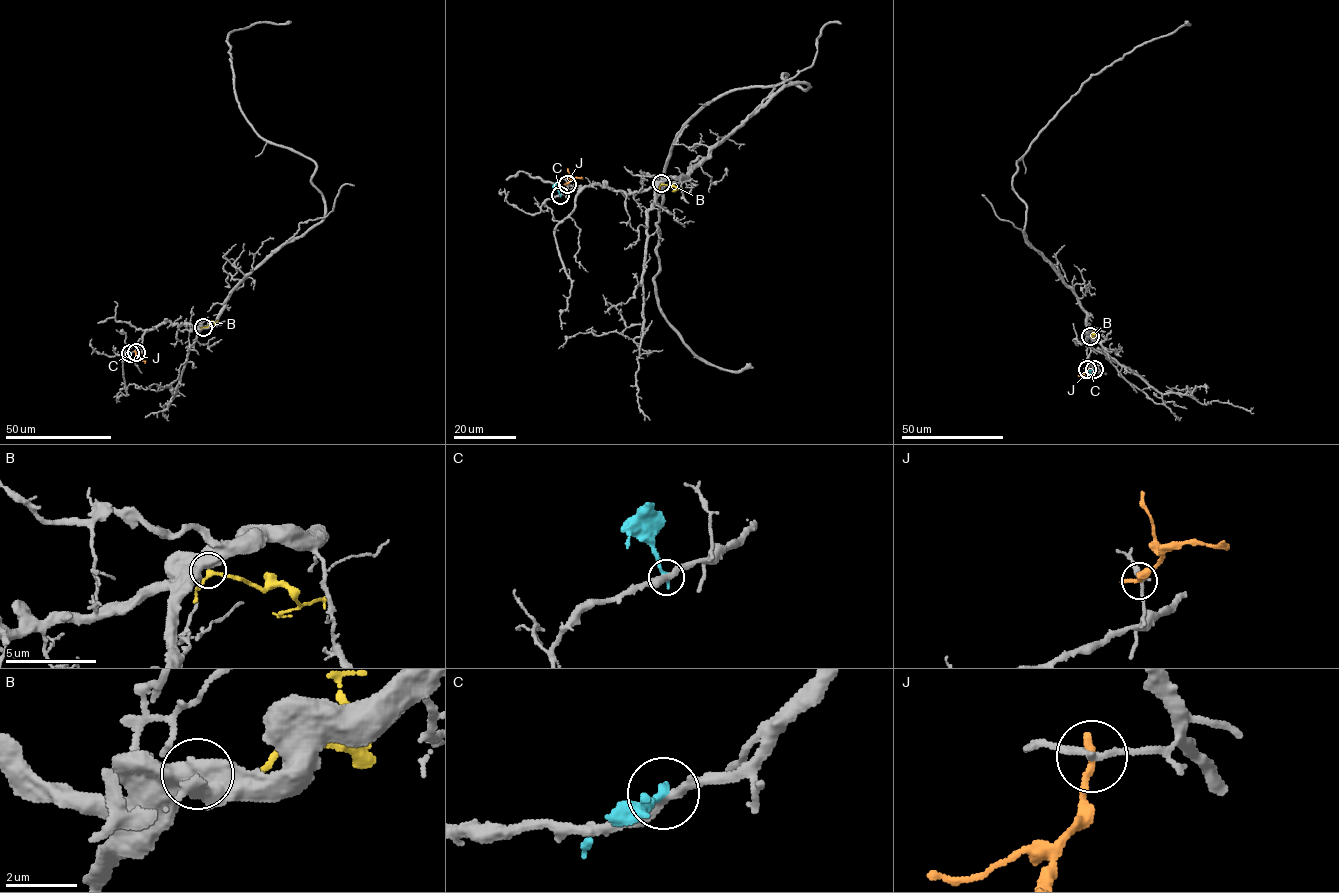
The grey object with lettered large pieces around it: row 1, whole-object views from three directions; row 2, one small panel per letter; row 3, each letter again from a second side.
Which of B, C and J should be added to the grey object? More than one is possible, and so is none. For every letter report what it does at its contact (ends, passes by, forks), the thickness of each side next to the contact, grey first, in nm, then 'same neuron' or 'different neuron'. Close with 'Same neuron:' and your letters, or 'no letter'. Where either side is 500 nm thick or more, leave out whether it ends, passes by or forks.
B: 550 nm thick on the grey side, 170 nm on the other; different neuron
C: it ends there; 340 nm thick on the grey side, 280 nm on the other; different neuron
J: it ends there; 200 nm thick on the grey side, 260 nm on the other; different neuron
Same neuron: no letter

